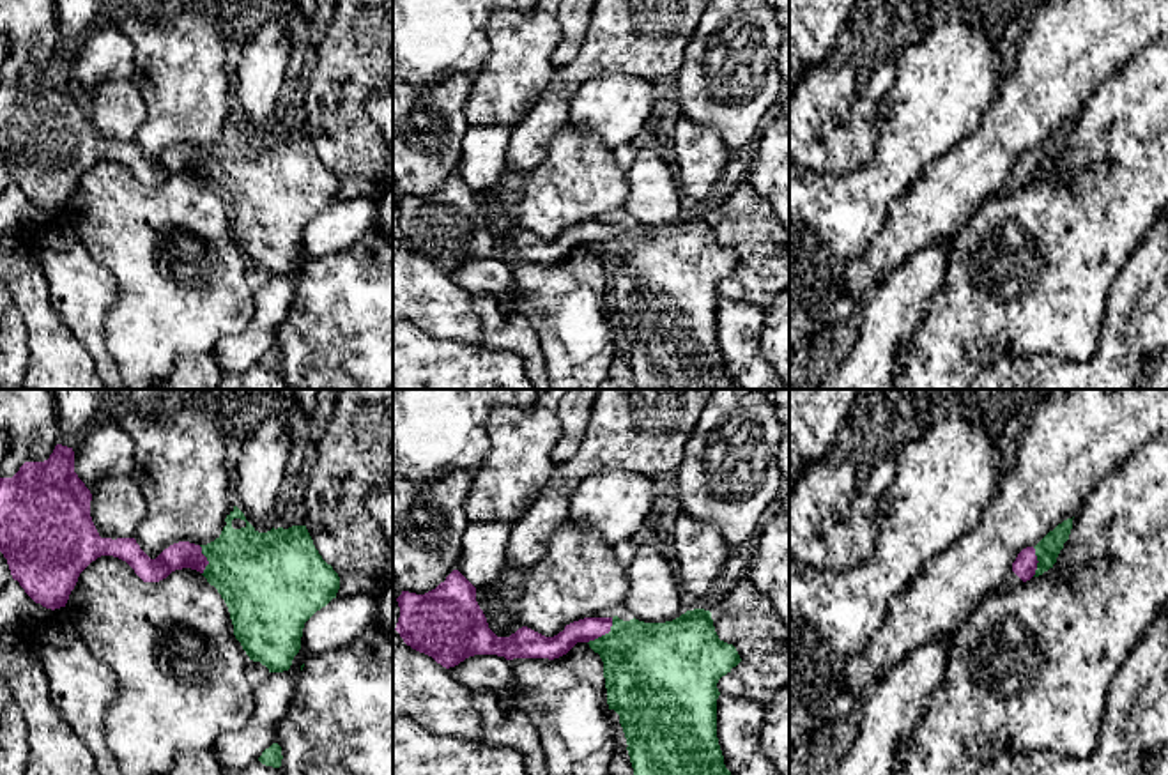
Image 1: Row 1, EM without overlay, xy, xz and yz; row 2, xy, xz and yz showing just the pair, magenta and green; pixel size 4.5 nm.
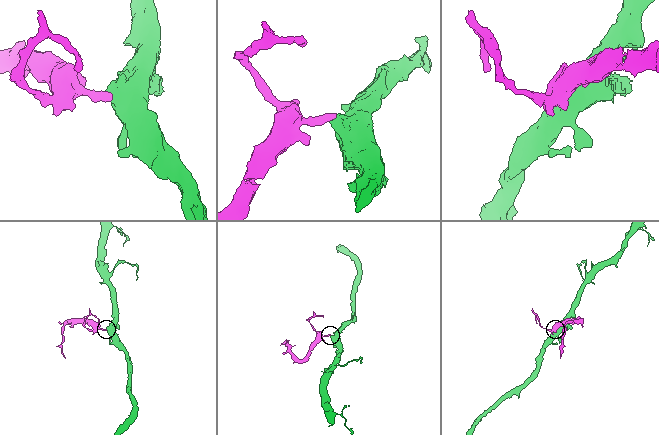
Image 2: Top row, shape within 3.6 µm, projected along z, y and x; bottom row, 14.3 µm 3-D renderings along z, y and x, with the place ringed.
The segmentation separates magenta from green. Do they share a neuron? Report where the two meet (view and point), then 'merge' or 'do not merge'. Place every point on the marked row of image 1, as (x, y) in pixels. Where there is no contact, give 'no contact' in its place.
contact xz (604, 634); merge

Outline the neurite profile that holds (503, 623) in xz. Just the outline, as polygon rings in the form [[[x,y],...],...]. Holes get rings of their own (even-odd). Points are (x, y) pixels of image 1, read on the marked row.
[[[487,584],[480,589],[476,589],[476,602],[480,609],[483,610],[488,628],[497,635],[497,637],[510,637],[515,633],[519,628],[522,628],[522,623],[517,616],[517,612],[508,612],[499,607],[494,607],[490,603],[490,591],[494,584]]]

